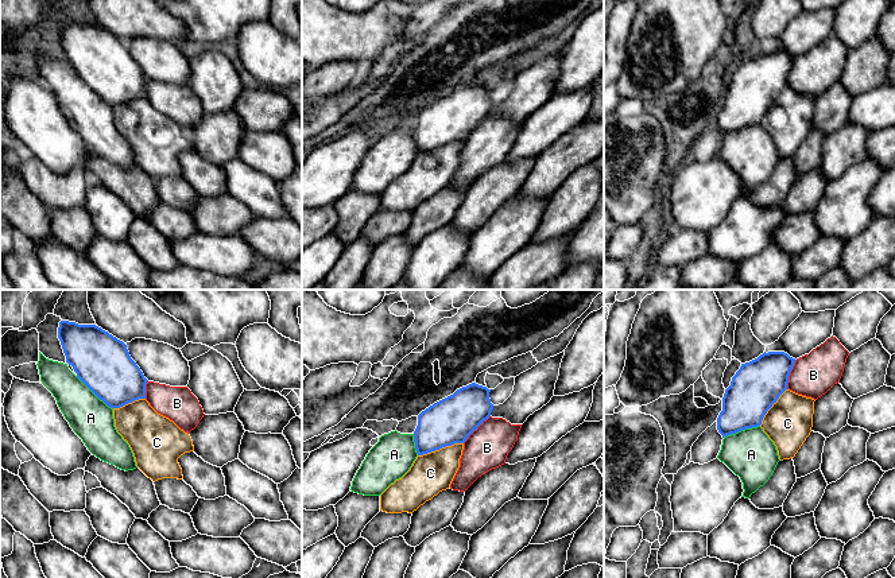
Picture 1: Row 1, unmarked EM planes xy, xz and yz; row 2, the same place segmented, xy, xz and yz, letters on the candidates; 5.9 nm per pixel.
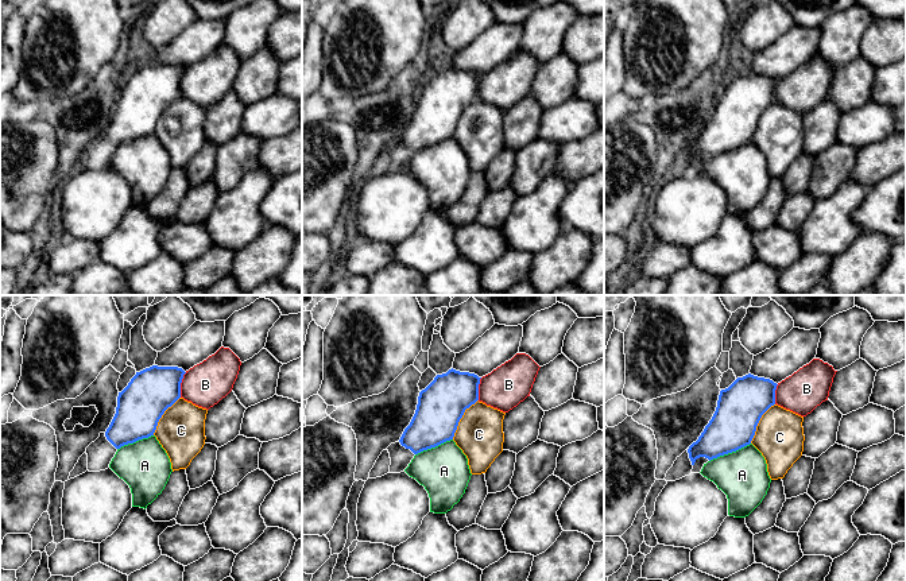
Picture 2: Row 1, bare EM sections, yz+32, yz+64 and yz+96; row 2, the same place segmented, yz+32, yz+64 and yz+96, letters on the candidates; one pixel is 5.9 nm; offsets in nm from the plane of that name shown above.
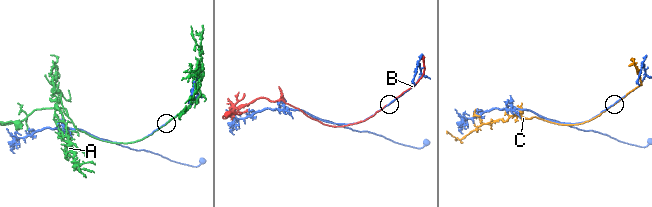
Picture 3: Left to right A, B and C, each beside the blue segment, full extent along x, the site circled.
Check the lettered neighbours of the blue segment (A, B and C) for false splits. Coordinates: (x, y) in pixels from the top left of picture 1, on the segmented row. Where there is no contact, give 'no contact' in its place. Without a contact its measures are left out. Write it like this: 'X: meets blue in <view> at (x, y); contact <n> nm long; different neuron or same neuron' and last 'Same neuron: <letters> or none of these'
A: meets blue in xy at (95, 394); contact 300 nm long; different neuron
B: meets blue in xz at (476, 429); contact 240 nm long; different neuron
C: meets blue in xz at (440, 447); contact 280 nm long; different neuron
Same neuron: none of these

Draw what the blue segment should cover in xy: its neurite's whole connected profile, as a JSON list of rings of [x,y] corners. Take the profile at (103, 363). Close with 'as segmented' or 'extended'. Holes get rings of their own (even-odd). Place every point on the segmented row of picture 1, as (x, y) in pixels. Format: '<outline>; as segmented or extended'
[[[69,321],[59,322],[58,338],[66,362],[108,407],[120,408],[146,399],[148,380],[131,358],[123,341],[96,325]]]; as segmented

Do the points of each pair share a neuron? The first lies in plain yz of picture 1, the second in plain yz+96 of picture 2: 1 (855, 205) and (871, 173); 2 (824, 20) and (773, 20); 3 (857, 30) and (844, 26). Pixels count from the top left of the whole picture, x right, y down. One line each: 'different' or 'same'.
1: different
2: different
3: same

